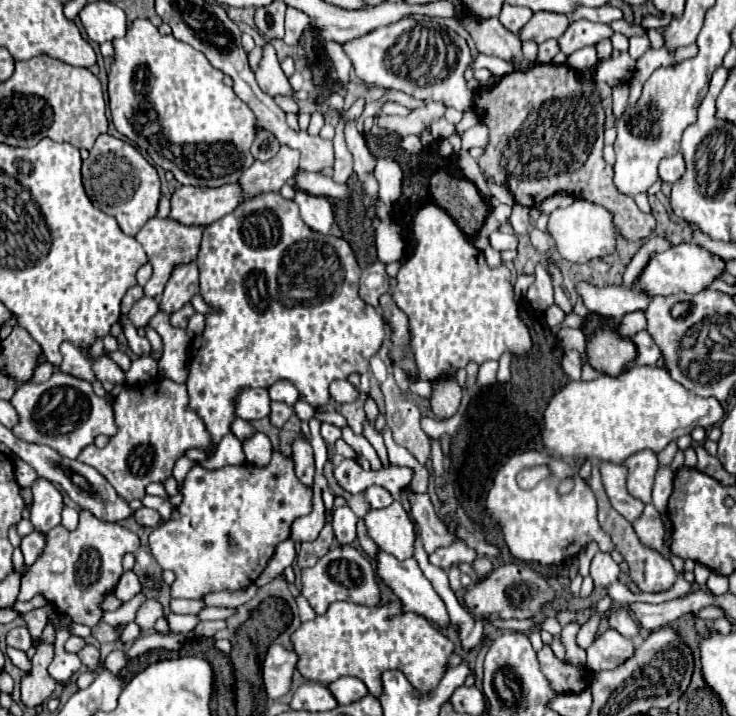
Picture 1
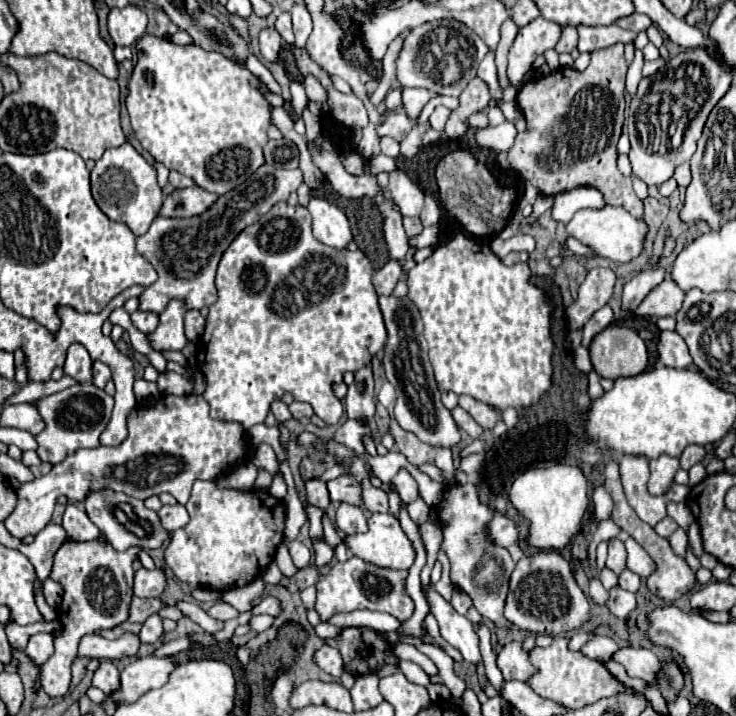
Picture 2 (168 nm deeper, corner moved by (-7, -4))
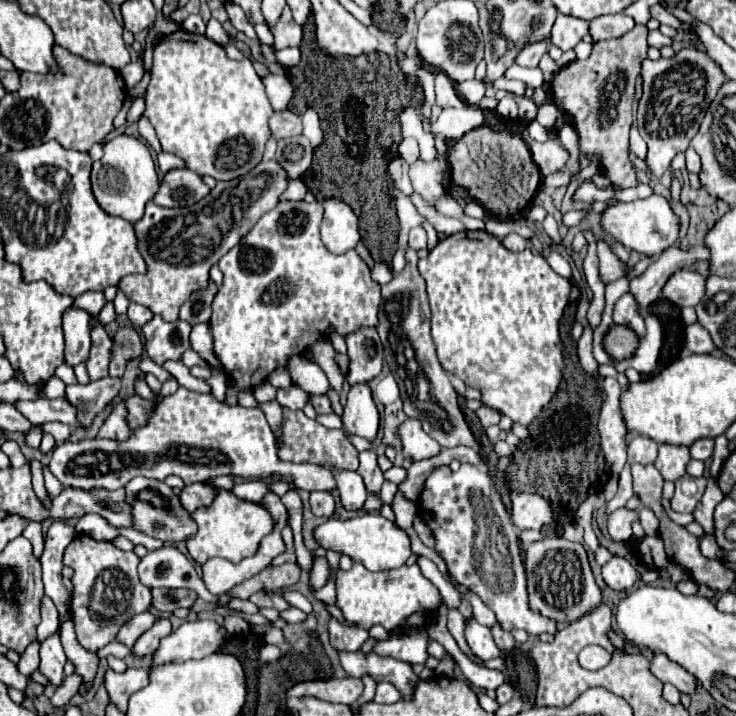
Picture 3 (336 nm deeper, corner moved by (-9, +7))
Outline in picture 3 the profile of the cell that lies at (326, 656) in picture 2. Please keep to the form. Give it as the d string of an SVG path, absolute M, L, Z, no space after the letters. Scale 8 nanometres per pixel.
M331 619L329 623L329 641L337 653L357 651L367 637L369 633L361 627L345 627L335 619Z

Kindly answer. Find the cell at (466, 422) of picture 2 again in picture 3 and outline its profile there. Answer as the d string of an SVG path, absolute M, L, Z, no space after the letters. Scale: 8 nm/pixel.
M481 405L481 407L475 411L475 415L479 417L479 421L481 421L483 427L489 427L489 425L493 425L493 423L499 423L499 411L495 411L495 409L487 407L487 405Z

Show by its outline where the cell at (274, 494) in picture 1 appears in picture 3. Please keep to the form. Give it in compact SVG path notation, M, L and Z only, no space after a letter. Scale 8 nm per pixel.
M213 487L213 491L215 497L211 505L199 507L191 513L193 521L197 523L197 533L187 539L187 551L199 565L211 557L223 557L231 563L239 563L241 559L257 553L261 539L273 531L273 517L261 503L241 501L227 489Z

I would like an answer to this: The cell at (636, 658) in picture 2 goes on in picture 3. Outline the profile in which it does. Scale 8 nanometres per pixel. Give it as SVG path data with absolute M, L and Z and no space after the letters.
M655 653L651 659L651 673L663 681L663 683L671 683L675 685L681 693L693 693L693 689L697 687L695 677L691 677L691 673L687 673L681 665L673 663L667 655L663 653Z

